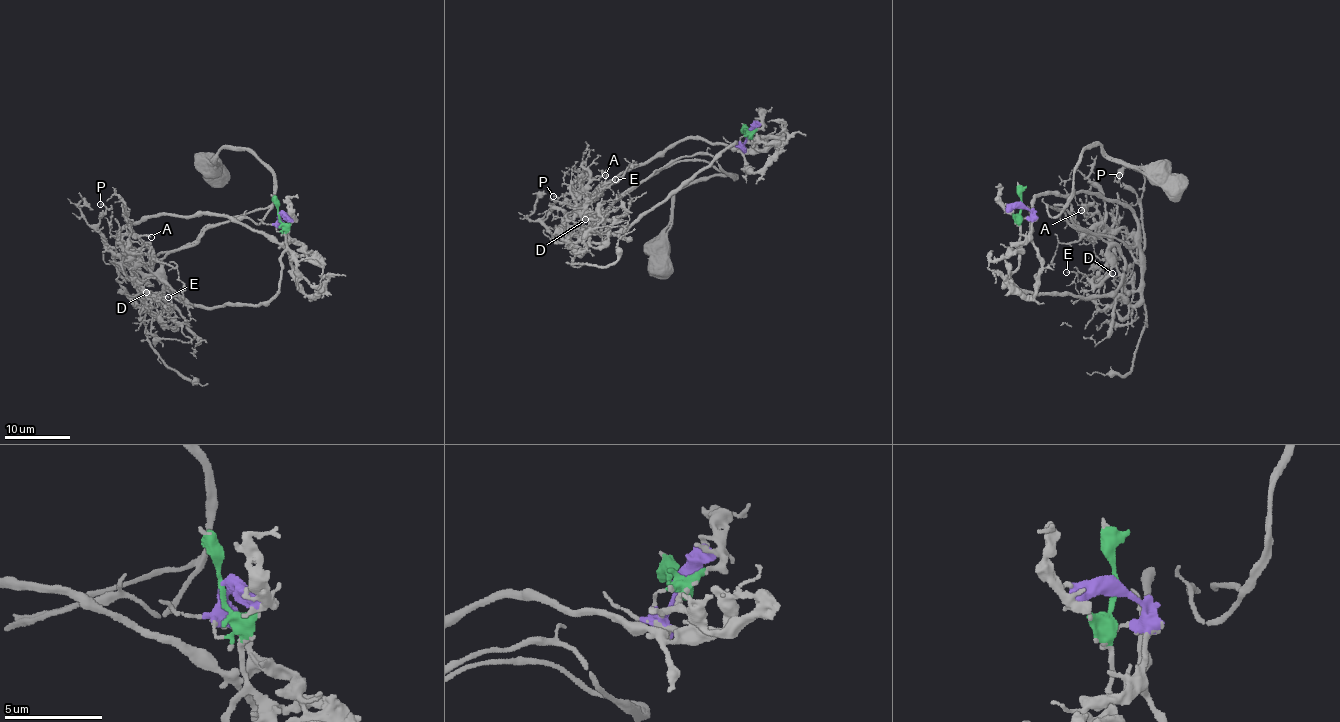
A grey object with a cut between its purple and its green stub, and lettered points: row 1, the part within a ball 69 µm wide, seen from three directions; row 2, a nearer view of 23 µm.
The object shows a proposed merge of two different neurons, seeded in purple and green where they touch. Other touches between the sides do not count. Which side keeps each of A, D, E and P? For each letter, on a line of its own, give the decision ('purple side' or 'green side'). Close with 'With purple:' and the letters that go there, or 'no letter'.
A: green side
D: green side
E: green side
P: purple side
With purple: P

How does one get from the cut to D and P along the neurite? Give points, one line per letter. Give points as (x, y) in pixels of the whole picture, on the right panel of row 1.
D: (1022, 205), (1012, 282), (1035, 294), (1055, 290), (1084, 297), (1117, 288), (1123, 278), (1119, 281), (1111, 273)
P: (1022, 205), (1031, 213), (1032, 239), (1035, 198), (1097, 192), (1131, 210), (1143, 250), (1139, 200), (1119, 175)

